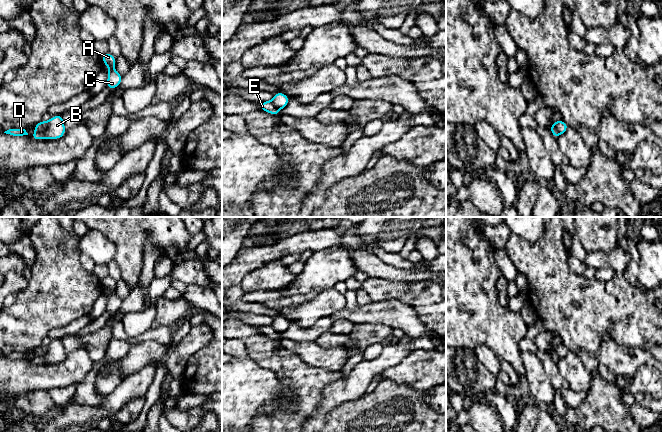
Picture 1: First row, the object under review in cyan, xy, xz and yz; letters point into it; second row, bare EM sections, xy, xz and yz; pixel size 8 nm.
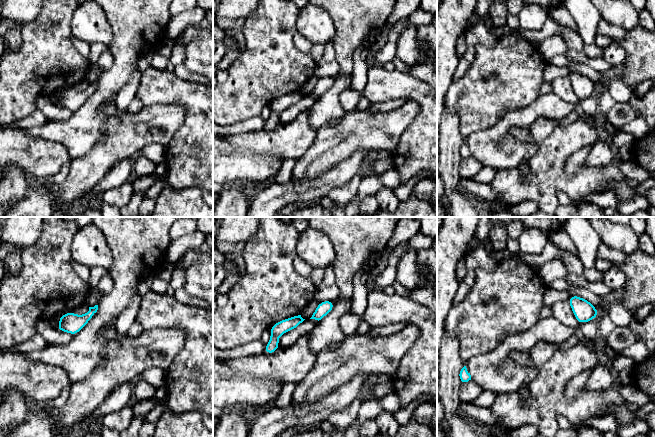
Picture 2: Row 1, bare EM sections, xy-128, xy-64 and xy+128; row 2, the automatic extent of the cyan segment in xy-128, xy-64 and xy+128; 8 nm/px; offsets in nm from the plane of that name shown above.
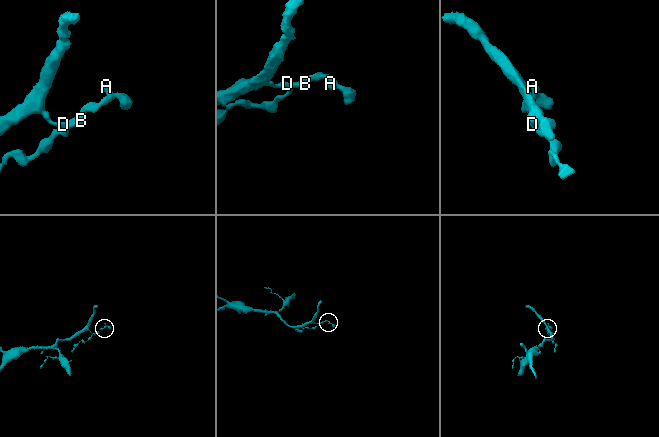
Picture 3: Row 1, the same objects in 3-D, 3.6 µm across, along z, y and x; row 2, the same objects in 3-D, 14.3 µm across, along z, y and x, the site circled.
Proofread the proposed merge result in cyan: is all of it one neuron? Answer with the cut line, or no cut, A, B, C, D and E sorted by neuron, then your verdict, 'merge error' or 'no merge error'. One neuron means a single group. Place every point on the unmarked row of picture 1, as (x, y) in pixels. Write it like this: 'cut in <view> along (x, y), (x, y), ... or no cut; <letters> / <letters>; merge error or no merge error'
cut in xy along (49, 346), (48, 352), (44, 356), (36, 356); A B C / D E; merge error

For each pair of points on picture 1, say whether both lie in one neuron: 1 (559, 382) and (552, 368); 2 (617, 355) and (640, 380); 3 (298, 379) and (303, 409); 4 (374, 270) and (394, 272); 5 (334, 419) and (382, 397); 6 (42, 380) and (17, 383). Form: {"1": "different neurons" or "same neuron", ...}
{"1": "same neuron", "2": "different neurons", "3": "same neuron", "4": "same neuron", "5": "same neuron", "6": "same neuron"}

